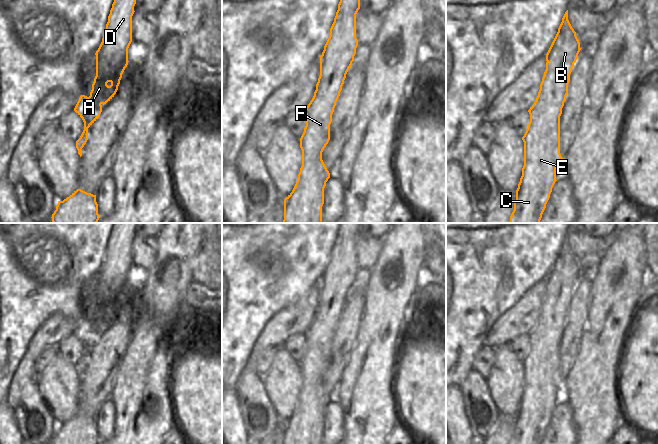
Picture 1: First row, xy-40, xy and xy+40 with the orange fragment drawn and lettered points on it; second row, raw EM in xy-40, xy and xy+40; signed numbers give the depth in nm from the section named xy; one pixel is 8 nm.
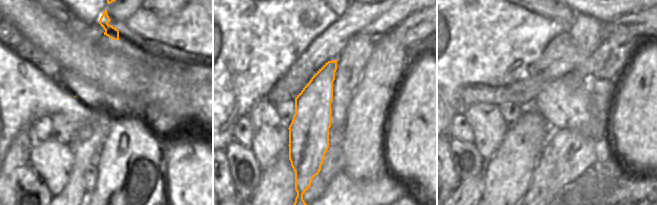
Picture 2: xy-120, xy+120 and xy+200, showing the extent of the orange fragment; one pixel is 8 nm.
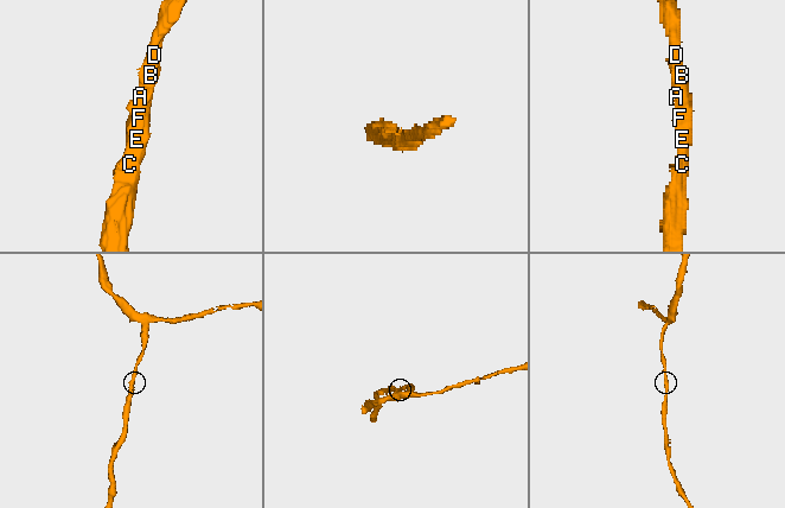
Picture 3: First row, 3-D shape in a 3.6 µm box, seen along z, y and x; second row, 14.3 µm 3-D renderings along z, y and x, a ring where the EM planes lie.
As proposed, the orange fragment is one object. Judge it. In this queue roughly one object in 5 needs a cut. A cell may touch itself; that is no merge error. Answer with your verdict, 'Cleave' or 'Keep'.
Keep.

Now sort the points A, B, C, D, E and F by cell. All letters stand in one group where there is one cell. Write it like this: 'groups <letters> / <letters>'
groups A B C D E F

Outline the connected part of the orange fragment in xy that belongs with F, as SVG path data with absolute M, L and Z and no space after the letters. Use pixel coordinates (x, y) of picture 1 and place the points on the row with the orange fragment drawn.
M340 0L330 36L320 56L320 76L314 96L306 109L306 126L300 138L302 166L292 192L284 199L284 220L282 223L322 223L324 188L330 178L322 152L330 140L330 124L336 102L340 96L344 80L354 61L358 40L356 38L356 14L360 0Z

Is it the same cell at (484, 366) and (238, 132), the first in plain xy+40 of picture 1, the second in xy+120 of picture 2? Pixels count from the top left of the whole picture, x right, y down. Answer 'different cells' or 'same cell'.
same cell

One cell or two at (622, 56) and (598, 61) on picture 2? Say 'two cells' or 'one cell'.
one cell

